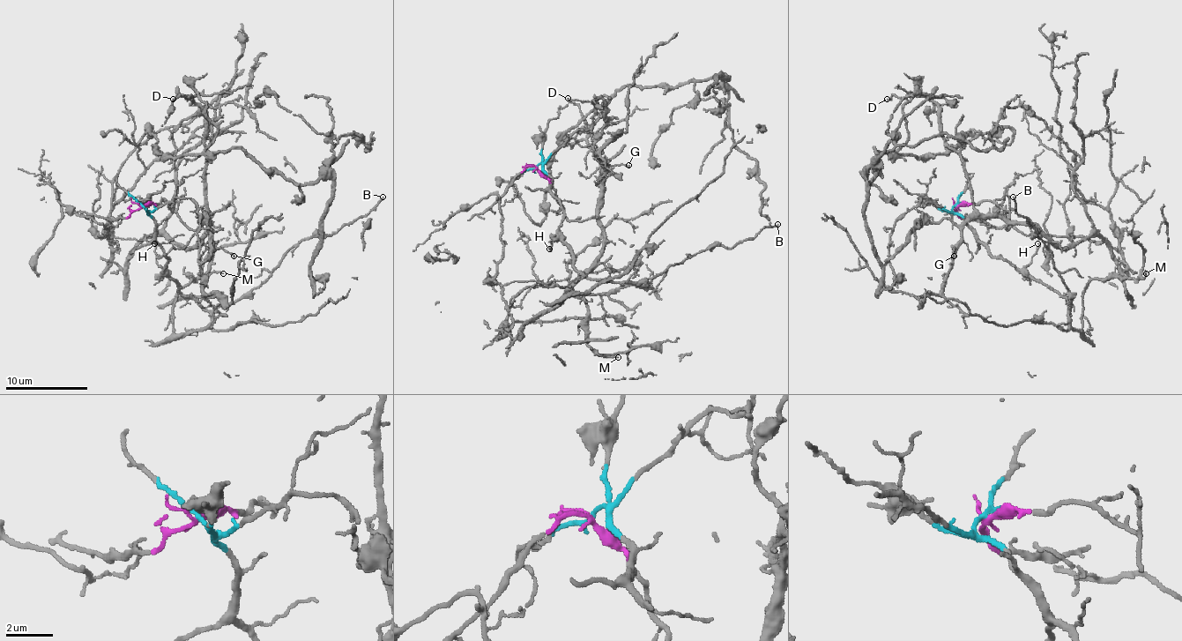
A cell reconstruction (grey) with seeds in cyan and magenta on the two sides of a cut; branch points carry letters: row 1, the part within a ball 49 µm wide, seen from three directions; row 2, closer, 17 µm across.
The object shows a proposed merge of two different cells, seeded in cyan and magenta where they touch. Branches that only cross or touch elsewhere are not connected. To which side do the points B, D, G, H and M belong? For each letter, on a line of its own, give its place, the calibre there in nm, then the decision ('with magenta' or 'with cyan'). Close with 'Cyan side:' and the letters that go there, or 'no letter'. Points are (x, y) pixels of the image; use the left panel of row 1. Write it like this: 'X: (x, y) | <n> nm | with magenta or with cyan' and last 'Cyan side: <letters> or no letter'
B: (382, 197) | 150 nm | with cyan
D: (173, 99) | 140 nm | with magenta
G: (234, 256) | 140 nm | with magenta
H: (154, 243) | 130 nm | with cyan
M: (223, 273) | 140 nm | with cyan
Cyan side: B, H, M

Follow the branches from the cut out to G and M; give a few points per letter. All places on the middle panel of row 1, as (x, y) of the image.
G: (536, 167), (548, 180), (571, 221), (581, 221), (596, 217), (599, 209), (605, 170), (610, 166), (628, 166)
M: (538, 167), (550, 176), (559, 234), (573, 264), (605, 279), (568, 294), (587, 304), (587, 343), (618, 357)

